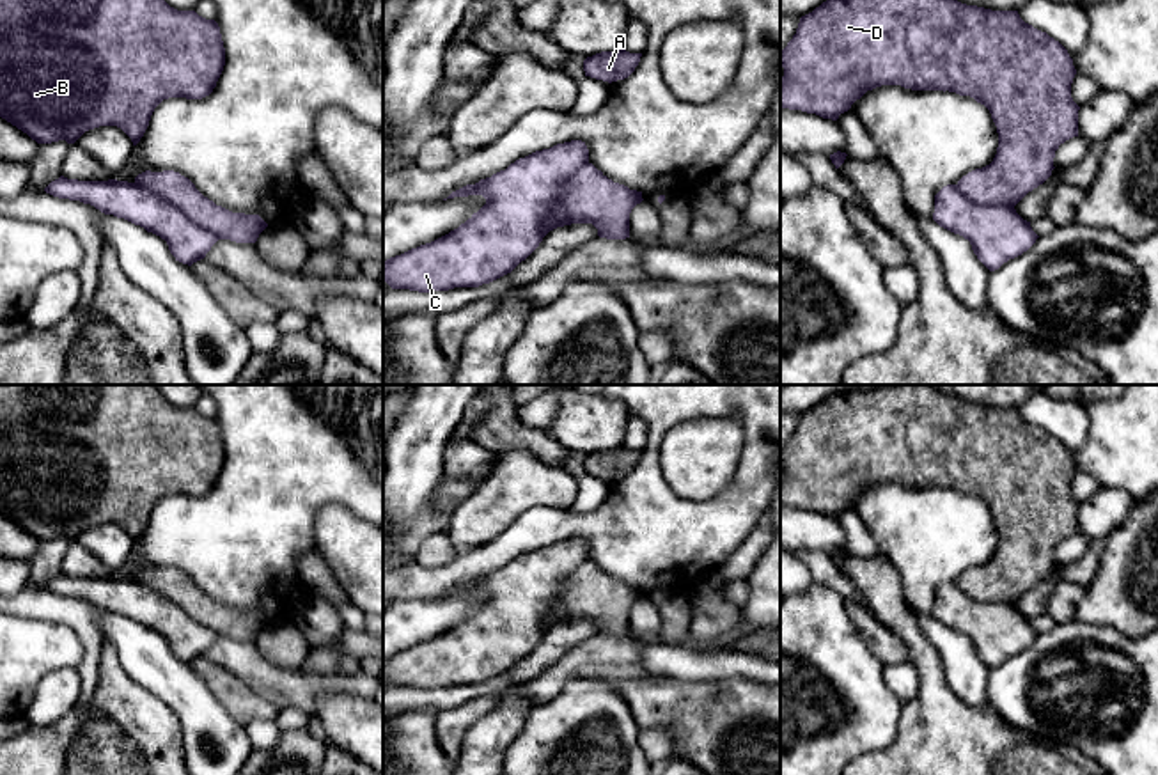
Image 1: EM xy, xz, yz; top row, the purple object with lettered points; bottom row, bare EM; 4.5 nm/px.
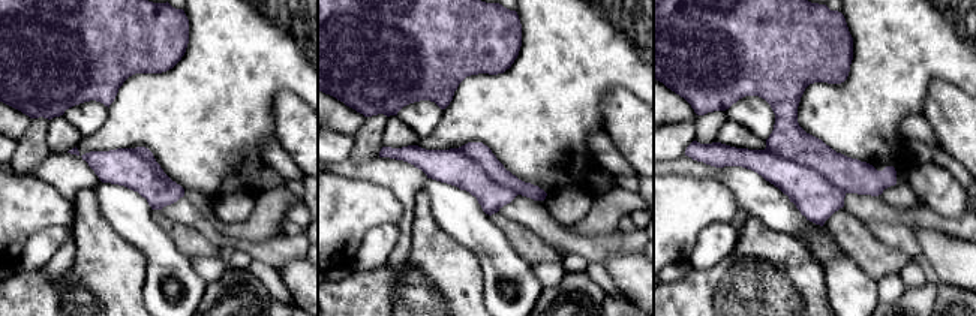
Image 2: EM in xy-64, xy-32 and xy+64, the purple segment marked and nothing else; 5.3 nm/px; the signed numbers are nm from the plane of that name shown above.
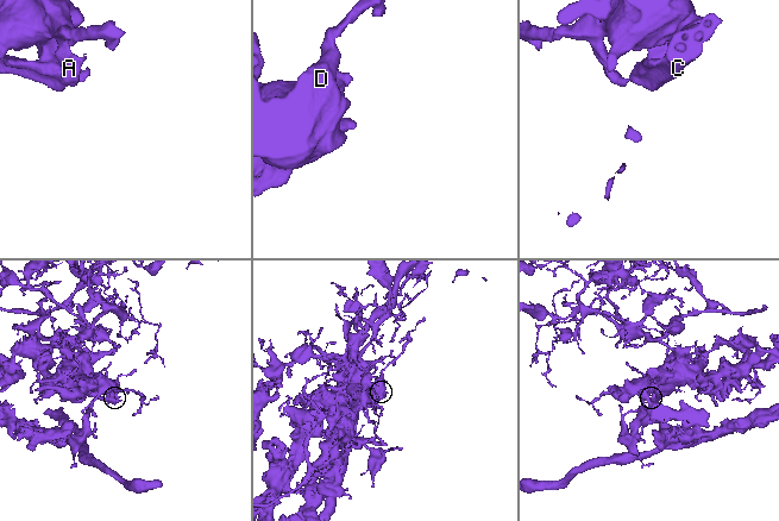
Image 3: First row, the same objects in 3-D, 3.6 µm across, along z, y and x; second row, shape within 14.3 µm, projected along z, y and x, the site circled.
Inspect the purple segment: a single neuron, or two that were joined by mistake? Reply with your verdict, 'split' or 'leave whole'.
split

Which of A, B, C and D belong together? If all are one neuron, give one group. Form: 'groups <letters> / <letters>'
groups A B D / C

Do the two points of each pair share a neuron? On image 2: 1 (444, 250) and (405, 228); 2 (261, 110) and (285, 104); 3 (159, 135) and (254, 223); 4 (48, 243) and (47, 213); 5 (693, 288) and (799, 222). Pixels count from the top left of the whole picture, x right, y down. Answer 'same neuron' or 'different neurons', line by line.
1: different neurons
2: different neurons
3: different neurons
4: different neurons
5: different neurons

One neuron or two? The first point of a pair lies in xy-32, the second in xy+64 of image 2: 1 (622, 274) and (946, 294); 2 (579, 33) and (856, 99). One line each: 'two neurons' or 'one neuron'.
1: two neurons
2: one neuron

